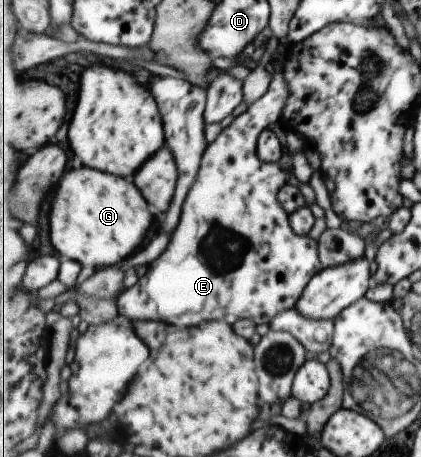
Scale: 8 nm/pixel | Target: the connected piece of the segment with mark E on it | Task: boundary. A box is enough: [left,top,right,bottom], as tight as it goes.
[119,52,323,328]

